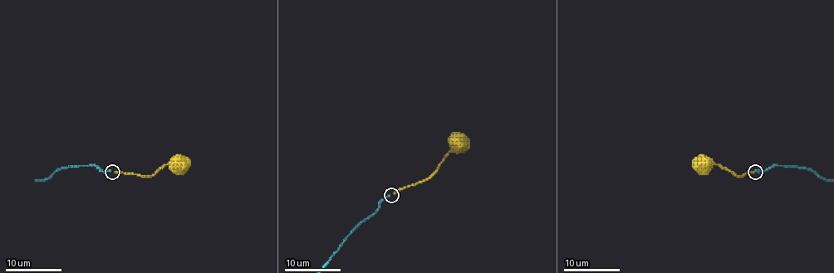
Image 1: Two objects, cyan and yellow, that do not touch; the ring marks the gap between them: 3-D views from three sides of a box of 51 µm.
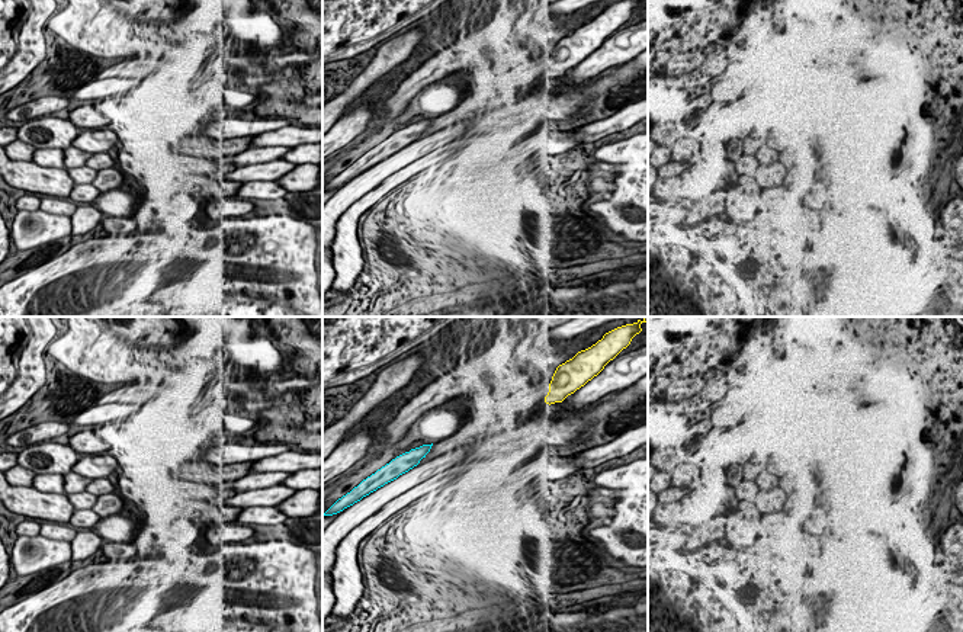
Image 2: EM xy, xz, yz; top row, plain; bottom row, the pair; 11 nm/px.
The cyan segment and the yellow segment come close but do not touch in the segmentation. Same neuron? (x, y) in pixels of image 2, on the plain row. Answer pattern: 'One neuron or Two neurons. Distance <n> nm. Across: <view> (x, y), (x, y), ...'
Two neurons. Distance 1350 nm. Across: xz (432, 118), (545, 76)

